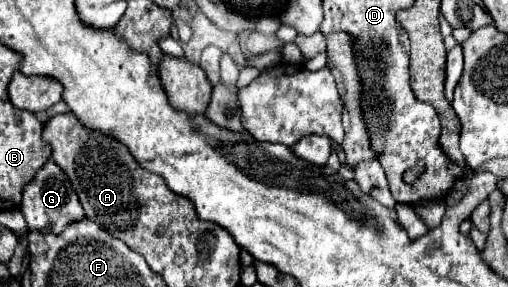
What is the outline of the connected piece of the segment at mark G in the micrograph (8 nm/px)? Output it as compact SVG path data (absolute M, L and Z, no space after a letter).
M49 160L35 174L35 180L25 186L21 212L25 216L25 222L27 222L29 230L37 230L41 234L47 234L47 232L61 234L69 224L75 224L75 222L81 222L83 218L87 218L69 178L65 176L65 172L53 160Z

